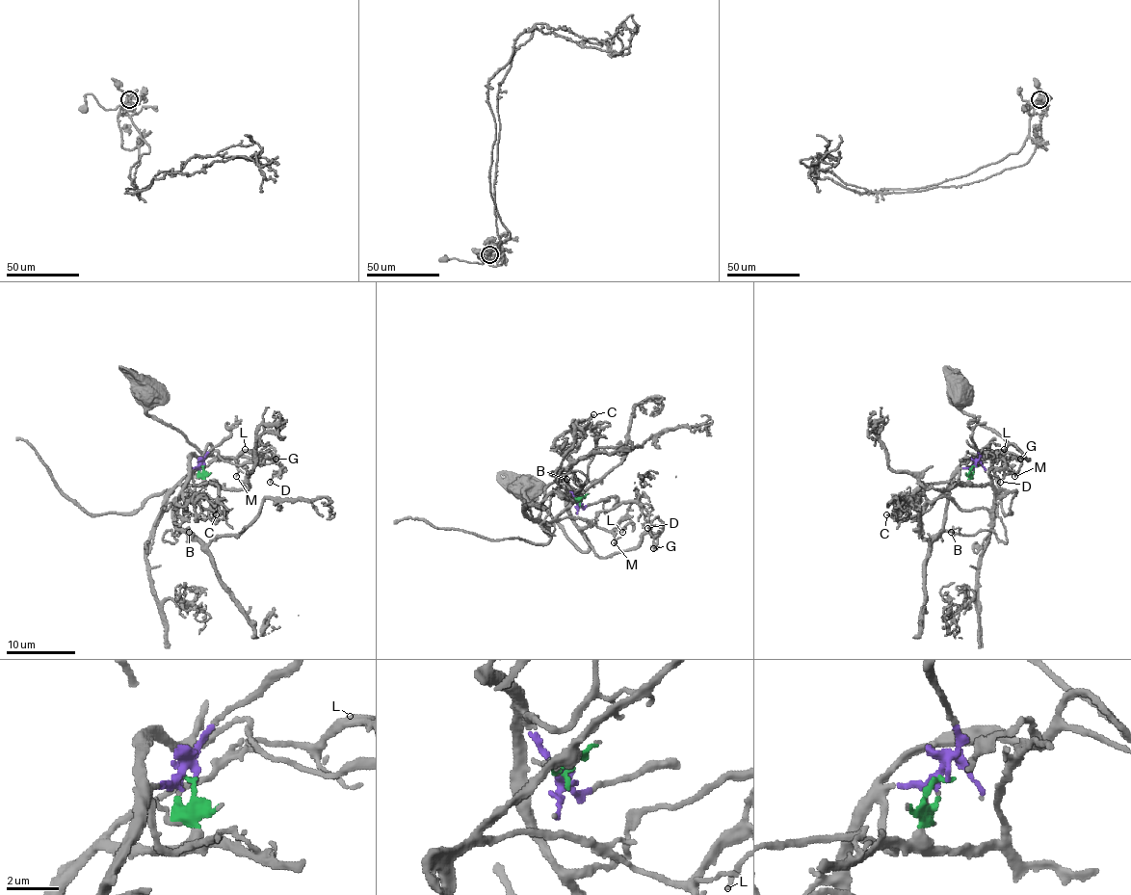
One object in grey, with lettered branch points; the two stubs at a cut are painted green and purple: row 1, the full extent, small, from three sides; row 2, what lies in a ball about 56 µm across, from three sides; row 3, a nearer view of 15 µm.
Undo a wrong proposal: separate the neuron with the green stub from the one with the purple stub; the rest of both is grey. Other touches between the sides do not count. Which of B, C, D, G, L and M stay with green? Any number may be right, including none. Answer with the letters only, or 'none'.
L, M

